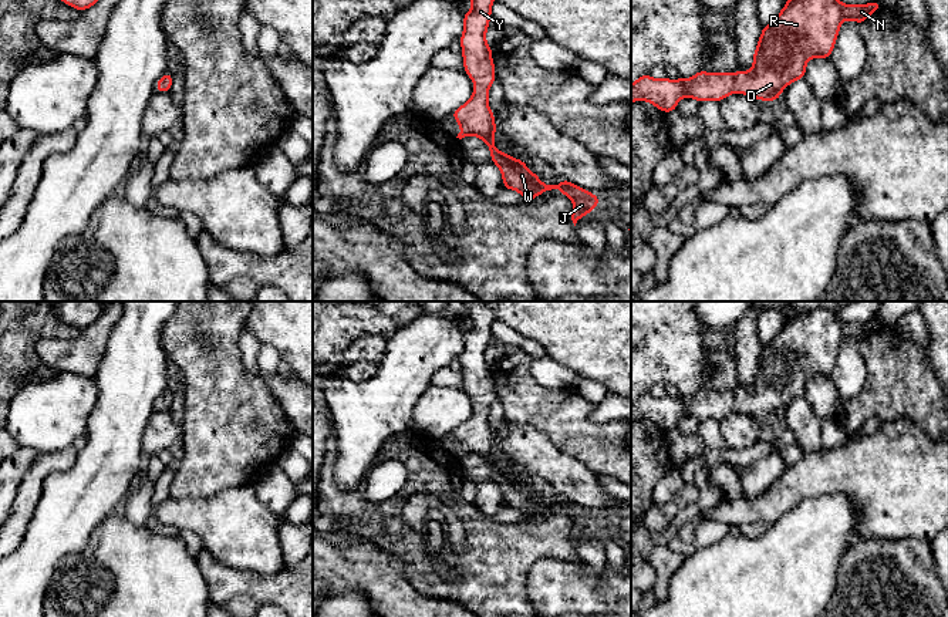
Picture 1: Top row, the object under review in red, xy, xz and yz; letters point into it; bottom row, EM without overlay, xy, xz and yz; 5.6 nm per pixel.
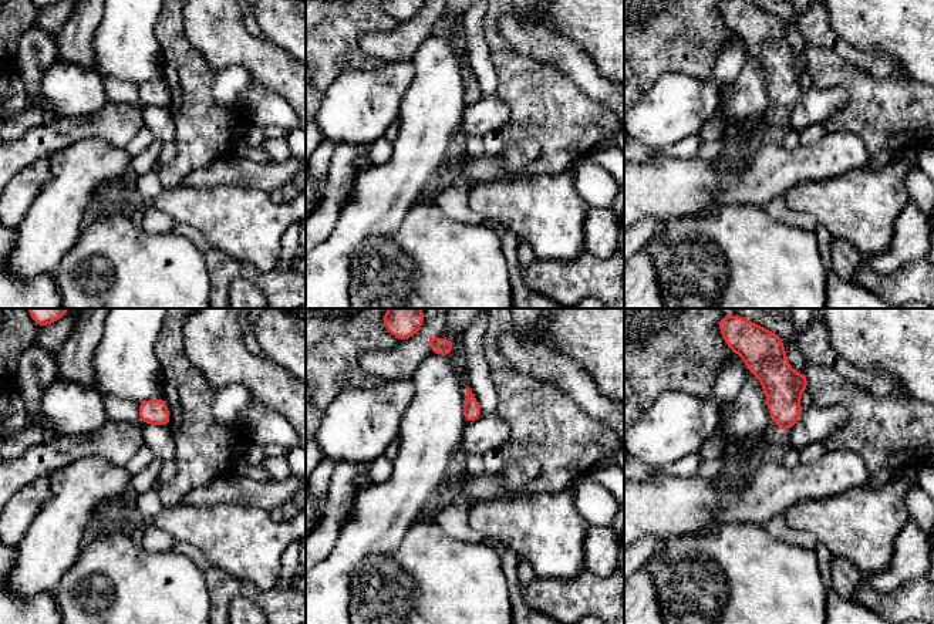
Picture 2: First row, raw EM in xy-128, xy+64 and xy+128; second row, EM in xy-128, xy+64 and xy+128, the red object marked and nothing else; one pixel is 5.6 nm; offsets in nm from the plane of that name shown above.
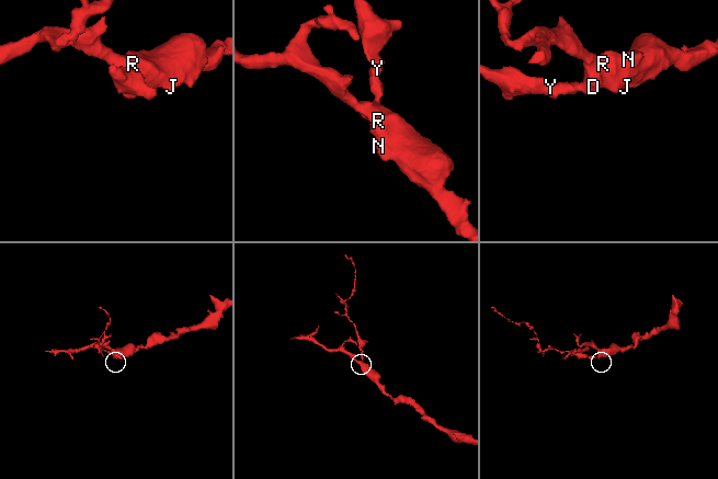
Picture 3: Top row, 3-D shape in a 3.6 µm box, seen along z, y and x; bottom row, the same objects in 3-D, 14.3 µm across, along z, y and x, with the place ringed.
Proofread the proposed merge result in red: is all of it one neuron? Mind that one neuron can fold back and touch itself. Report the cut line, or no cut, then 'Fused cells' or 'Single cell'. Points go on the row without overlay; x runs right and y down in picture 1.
No split. Single cell

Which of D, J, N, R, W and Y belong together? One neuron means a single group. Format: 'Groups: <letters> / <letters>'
Groups: D J N R W Y

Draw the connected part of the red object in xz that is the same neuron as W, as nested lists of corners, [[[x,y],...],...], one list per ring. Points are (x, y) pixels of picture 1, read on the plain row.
[[[485,301],[462,303],[468,307],[472,328],[463,331],[463,353],[459,361],[462,365],[463,390],[473,399],[475,405],[472,415],[451,432],[460,444],[460,451],[456,456],[462,458],[469,454],[480,456],[490,469],[490,479],[500,488],[503,508],[517,509],[524,520],[530,522],[536,515],[559,508],[574,523],[571,539],[576,544],[578,537],[600,523],[600,515],[567,498],[560,499],[557,503],[544,503],[526,485],[523,478],[515,478],[499,469],[493,462],[496,441],[488,417],[489,407],[496,399],[496,391],[492,365],[486,361],[486,350],[492,337],[490,326],[496,321],[496,314]]]

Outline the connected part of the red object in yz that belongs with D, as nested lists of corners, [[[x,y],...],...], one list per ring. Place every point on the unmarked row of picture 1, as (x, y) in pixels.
[[[829,308],[790,314],[776,337],[762,345],[750,390],[699,388],[691,397],[678,398],[654,398],[651,392],[644,392],[631,402],[631,421],[647,419],[668,432],[677,429],[684,415],[698,421],[721,421],[739,411],[759,419],[777,419],[789,402],[806,397],[809,378],[830,378],[844,338],[861,344],[881,326],[878,318],[843,323]]]

